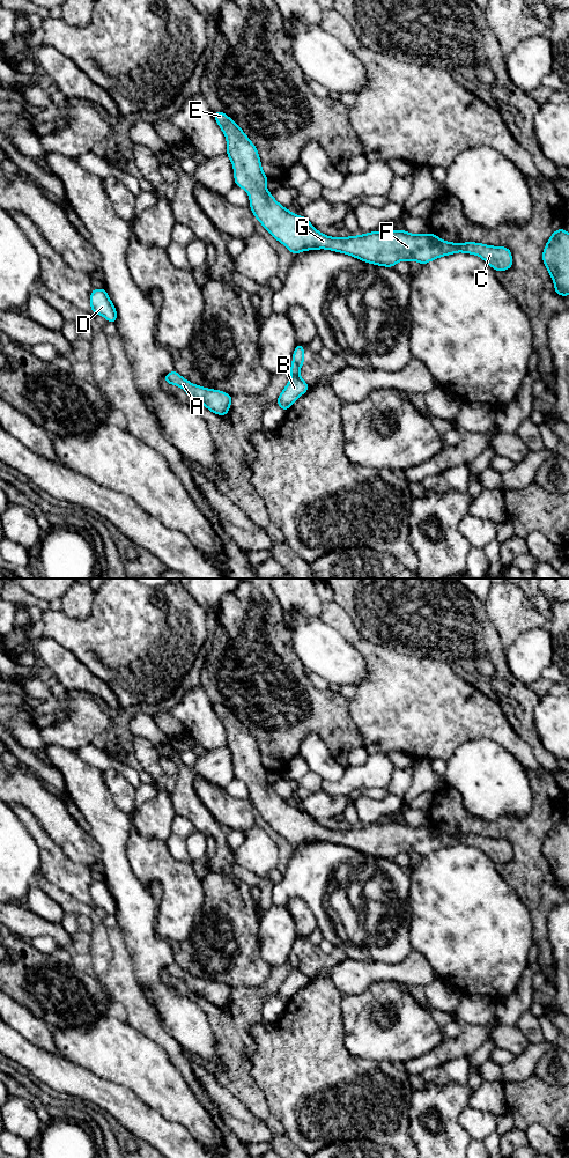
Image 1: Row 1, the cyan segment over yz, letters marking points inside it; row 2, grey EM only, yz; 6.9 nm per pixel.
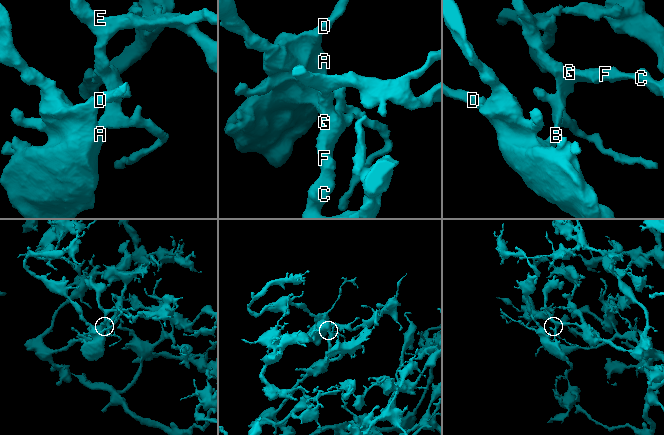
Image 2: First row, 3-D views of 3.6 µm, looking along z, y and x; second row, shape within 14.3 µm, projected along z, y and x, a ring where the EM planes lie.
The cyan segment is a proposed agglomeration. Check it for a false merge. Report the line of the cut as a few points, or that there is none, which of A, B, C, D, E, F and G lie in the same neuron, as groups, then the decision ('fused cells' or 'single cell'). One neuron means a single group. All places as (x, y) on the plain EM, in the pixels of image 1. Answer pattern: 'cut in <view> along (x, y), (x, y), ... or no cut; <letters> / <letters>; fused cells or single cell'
no cut; A B C D E F G; single cell

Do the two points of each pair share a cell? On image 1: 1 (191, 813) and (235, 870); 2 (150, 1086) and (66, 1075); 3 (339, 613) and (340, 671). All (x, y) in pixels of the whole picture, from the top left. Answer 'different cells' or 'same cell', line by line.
1: same cell
2: different cells
3: different cells

